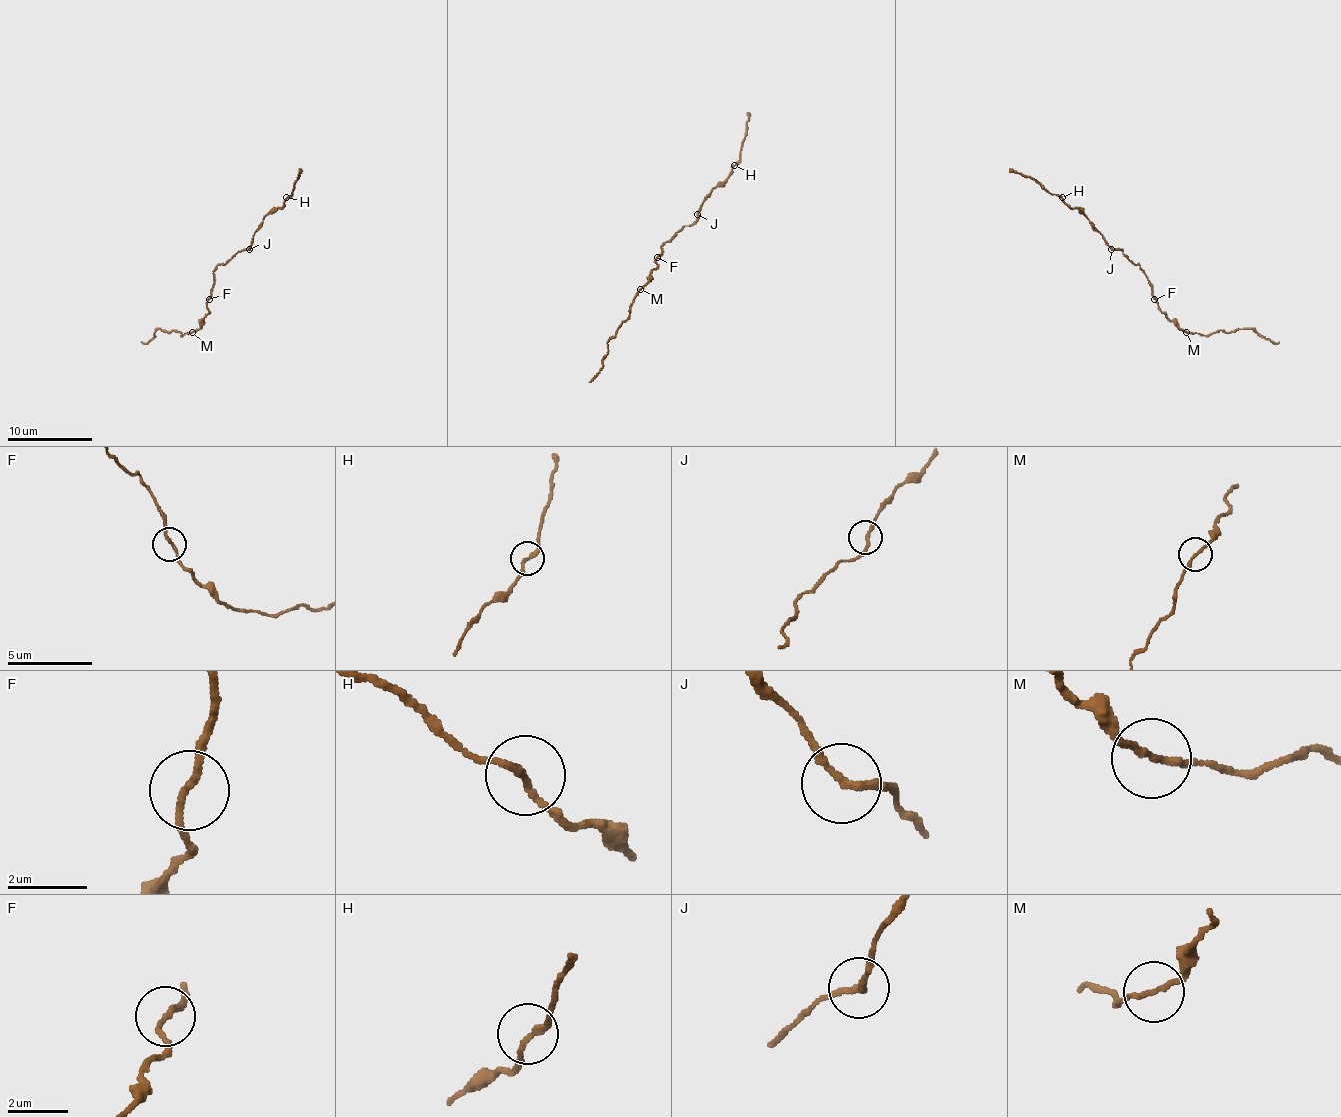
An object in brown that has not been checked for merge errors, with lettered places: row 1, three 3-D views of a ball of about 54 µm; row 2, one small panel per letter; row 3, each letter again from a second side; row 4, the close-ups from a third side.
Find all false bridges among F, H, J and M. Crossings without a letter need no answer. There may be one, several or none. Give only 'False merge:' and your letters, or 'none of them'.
False merge: H

